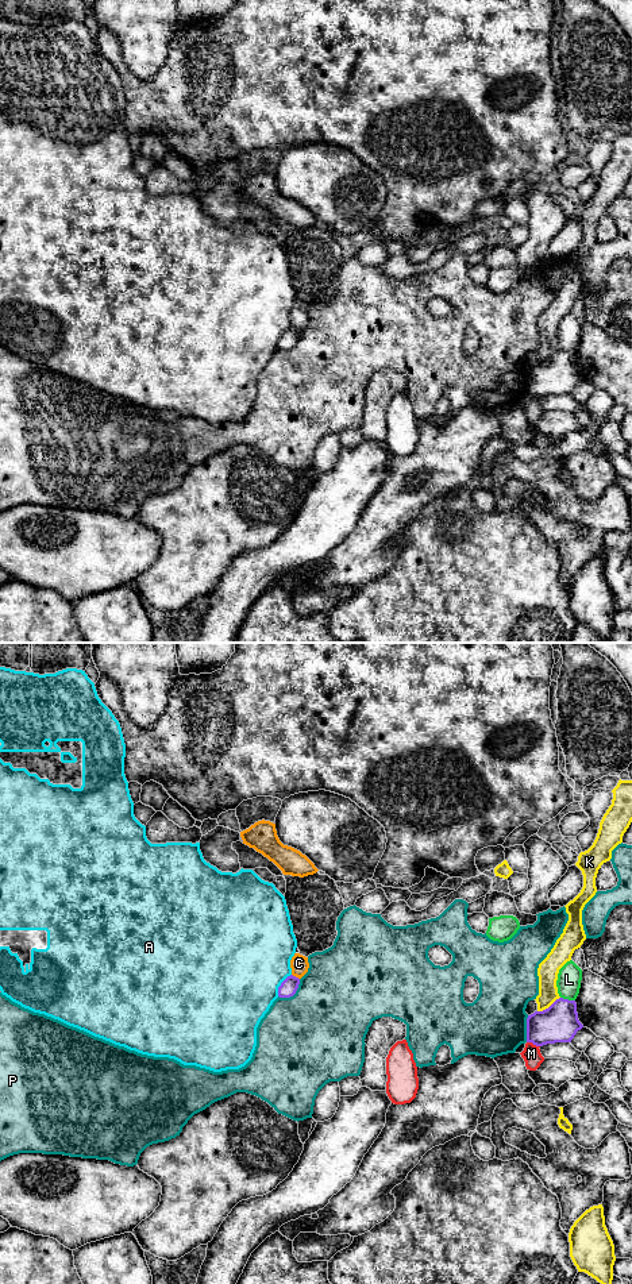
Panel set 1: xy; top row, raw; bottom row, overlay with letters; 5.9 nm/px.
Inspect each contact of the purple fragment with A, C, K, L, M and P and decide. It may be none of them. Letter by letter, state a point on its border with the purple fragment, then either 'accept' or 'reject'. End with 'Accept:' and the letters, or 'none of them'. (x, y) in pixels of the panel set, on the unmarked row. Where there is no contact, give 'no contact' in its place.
A: meets purple in xy at (281, 336); reject
C: meets purple in xy at (295, 328); reject
K: meets purple in xy at (550, 358); reject
L: meets purple in xy at (567, 351); reject
M: meets purple in xy at (534, 396); reject
P: meets purple in xy at (293, 346); reject
Accept: none of them

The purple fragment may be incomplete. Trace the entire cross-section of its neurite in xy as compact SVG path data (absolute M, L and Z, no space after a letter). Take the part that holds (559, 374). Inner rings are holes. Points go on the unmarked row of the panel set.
M559 350L548 360L528 367L527 394L532 394L536 398L571 394L582 379L575 352Z

